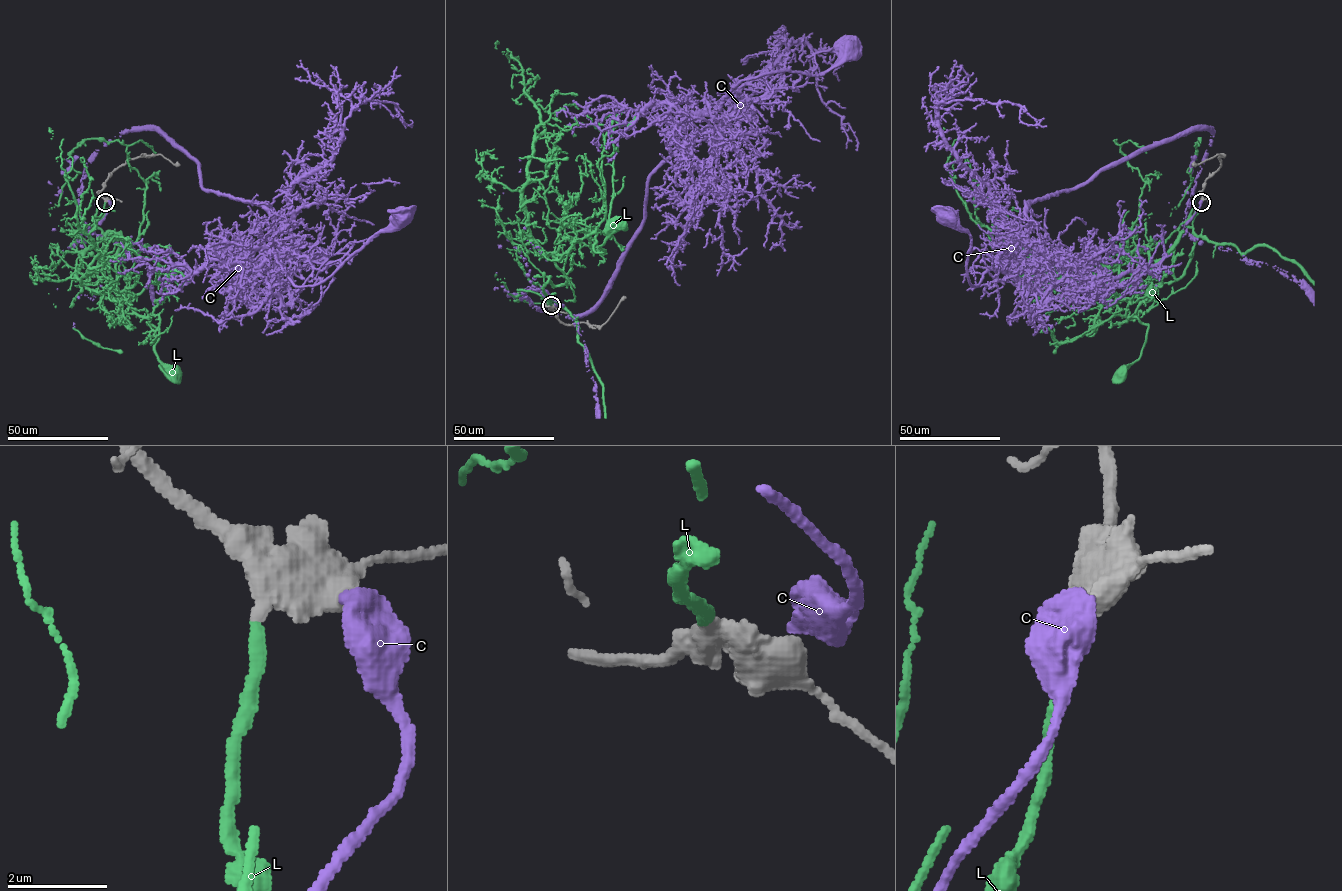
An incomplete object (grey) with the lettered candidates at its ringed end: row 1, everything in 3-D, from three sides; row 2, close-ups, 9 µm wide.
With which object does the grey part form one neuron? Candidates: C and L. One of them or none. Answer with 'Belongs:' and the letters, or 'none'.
Belongs: L

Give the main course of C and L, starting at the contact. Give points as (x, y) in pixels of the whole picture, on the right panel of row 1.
C: (1201, 201), (1184, 232), (1213, 136), (1192, 129), (1029, 204), (1024, 235), (976, 286), (971, 236), (945, 216)
L: (1201, 202), (1185, 272), (1176, 278), (1173, 268), (1181, 232), (1129, 318), (1148, 330), (1122, 374)

